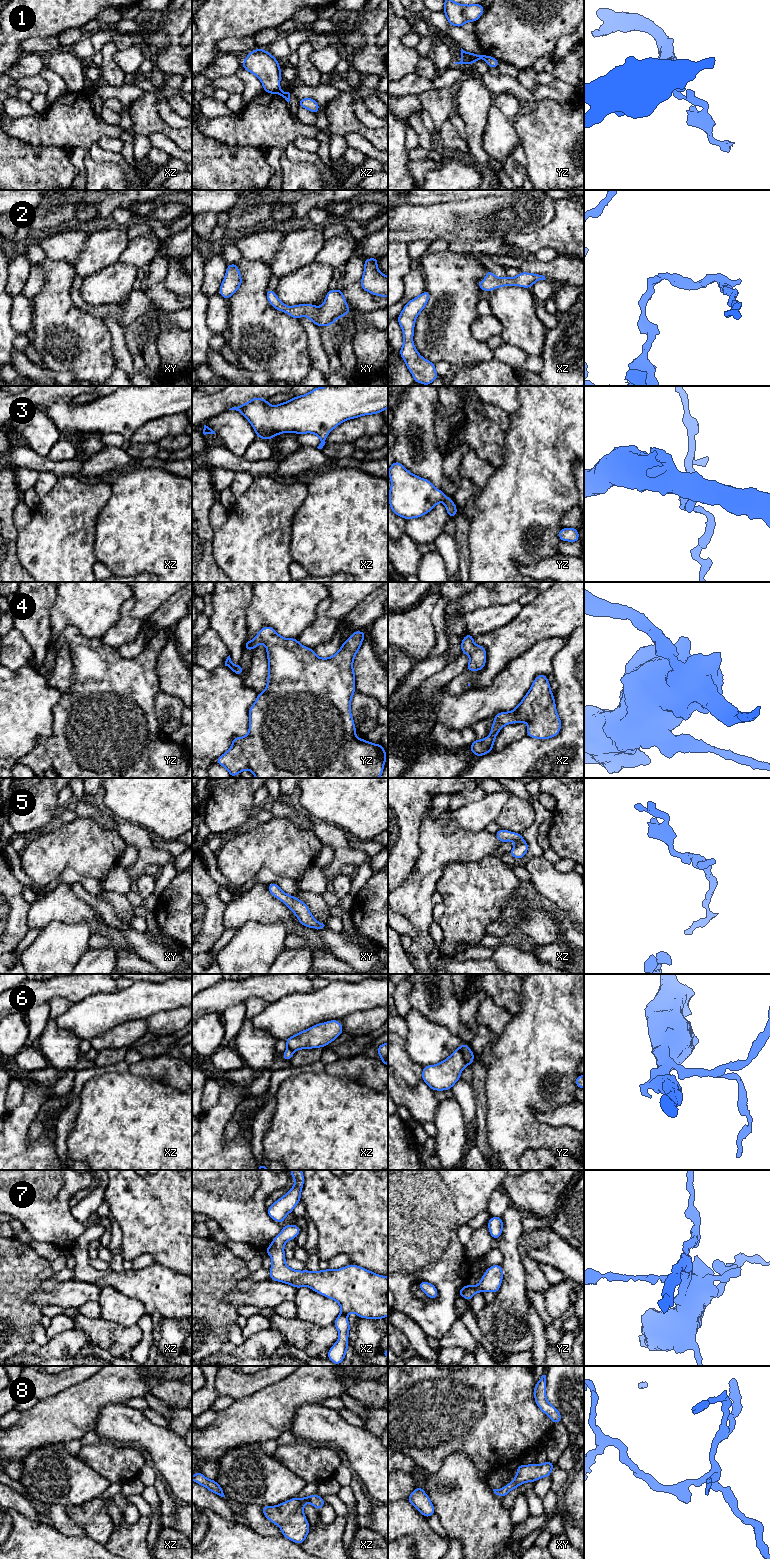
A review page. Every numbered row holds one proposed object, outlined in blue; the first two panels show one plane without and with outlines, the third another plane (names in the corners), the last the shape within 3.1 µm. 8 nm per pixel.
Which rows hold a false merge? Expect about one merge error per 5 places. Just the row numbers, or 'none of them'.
1, 6

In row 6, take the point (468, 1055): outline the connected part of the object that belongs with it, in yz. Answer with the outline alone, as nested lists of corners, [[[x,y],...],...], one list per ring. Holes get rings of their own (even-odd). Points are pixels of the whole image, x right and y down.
[[[462,1043],[460,1046],[460,1050],[467,1065],[470,1065],[474,1062],[474,1054],[468,1045]]]

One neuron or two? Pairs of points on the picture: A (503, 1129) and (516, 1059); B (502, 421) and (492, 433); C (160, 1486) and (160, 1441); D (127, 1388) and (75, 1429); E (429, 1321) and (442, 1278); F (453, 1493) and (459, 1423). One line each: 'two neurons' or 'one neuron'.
A: one neuron
B: two neurons
C: two neurons
D: one neuron
E: one neuron
F: two neurons

